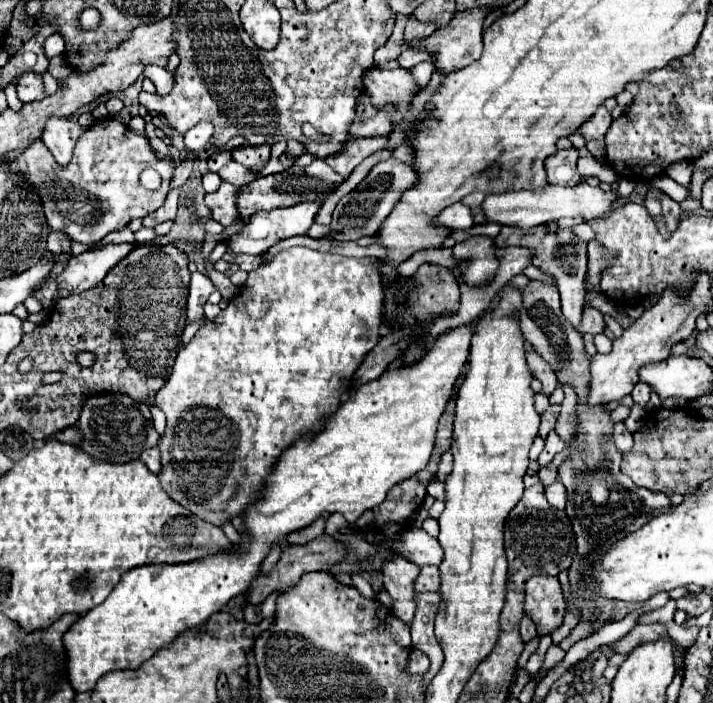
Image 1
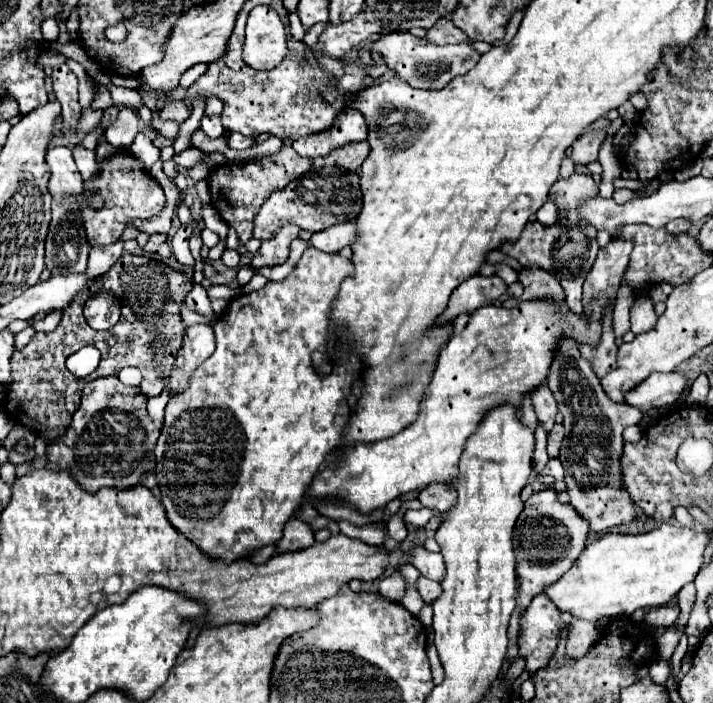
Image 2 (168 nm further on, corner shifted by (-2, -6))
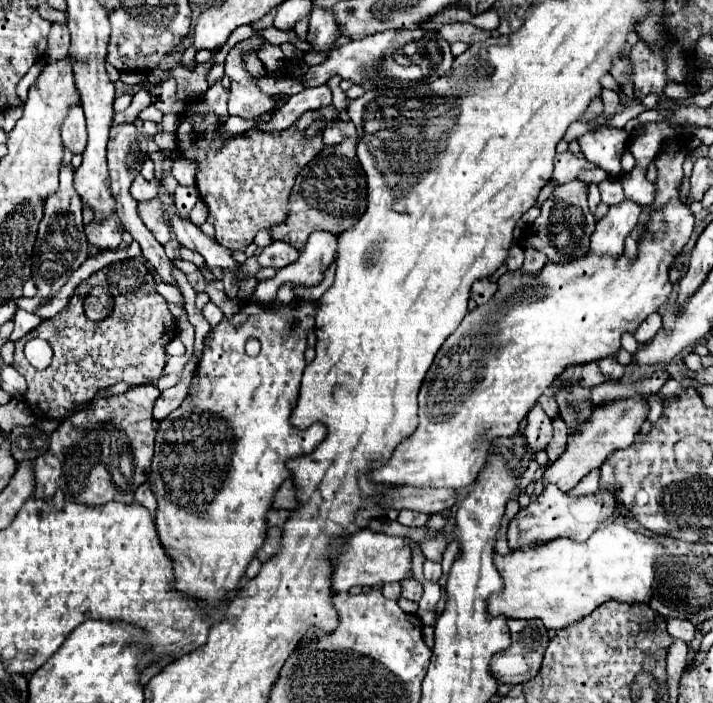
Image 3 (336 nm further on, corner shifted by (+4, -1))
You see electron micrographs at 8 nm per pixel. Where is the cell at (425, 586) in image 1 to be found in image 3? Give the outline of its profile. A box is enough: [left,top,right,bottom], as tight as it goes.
[402,579,422,601]

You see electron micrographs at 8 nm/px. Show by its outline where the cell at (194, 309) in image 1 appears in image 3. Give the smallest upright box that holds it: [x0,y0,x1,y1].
[154,357,196,421]

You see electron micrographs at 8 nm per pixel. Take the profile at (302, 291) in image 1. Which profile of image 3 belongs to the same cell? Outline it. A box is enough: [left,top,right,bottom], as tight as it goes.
[148,301,326,609]

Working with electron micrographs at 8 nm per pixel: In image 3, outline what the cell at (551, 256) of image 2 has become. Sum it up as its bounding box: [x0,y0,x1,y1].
[522,179,596,263]

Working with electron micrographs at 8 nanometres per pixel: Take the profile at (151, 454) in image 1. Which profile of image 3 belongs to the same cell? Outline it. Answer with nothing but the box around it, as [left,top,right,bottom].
[134,483,156,517]

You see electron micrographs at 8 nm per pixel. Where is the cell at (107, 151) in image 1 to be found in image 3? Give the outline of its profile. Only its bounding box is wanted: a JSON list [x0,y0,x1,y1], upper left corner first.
[138,197,170,245]

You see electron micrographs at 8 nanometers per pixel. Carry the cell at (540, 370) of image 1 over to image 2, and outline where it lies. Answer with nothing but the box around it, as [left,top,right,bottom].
[532,384,558,432]

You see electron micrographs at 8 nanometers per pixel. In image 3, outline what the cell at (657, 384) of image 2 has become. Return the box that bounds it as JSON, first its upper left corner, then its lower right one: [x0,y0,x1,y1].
[542,395,648,491]

